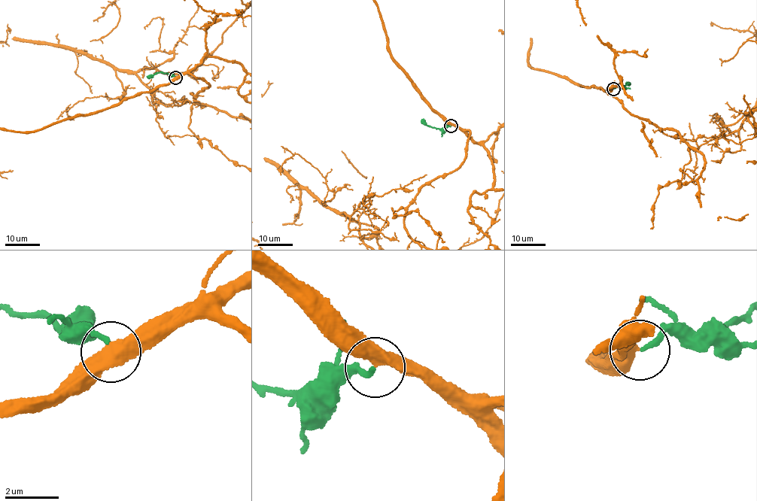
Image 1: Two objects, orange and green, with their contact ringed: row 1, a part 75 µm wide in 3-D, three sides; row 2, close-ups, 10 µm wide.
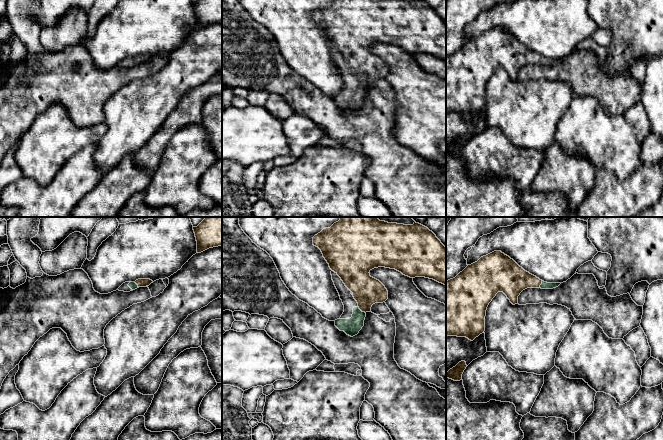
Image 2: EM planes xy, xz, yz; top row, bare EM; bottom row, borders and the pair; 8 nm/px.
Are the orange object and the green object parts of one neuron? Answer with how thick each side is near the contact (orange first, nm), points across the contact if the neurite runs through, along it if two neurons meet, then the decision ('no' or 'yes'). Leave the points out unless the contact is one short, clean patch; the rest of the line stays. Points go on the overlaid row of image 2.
220 nm thick on the orange side, 140 nm on the other; runs through xz (366, 290), (365, 303), (361, 310), (357, 321), (352, 326); yes

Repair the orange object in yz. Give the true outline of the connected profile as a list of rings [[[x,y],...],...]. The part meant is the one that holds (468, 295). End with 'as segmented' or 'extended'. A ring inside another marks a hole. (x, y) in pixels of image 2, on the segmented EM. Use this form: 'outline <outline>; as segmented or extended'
outline [[[501,251],[483,256],[455,278],[446,281],[446,336],[466,337],[473,341],[484,333],[487,307],[498,292],[503,292],[515,305],[520,293],[527,288],[553,289],[560,284],[540,280]]]; extended

